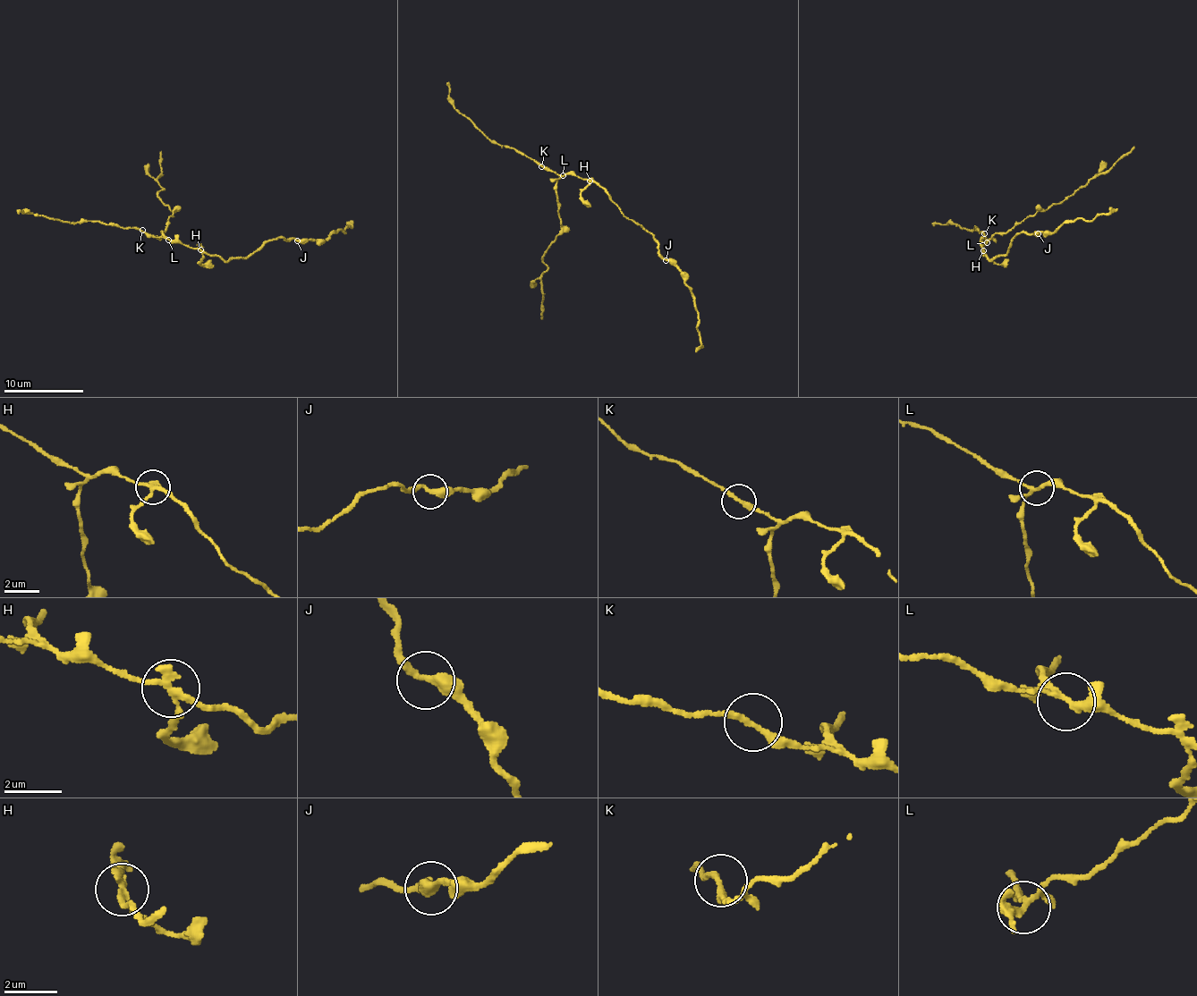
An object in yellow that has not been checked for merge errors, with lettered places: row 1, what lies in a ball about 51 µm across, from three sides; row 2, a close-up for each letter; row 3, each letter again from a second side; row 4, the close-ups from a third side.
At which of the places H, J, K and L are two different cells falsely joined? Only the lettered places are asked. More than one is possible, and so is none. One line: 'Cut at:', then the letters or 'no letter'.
Cut at: H, L

